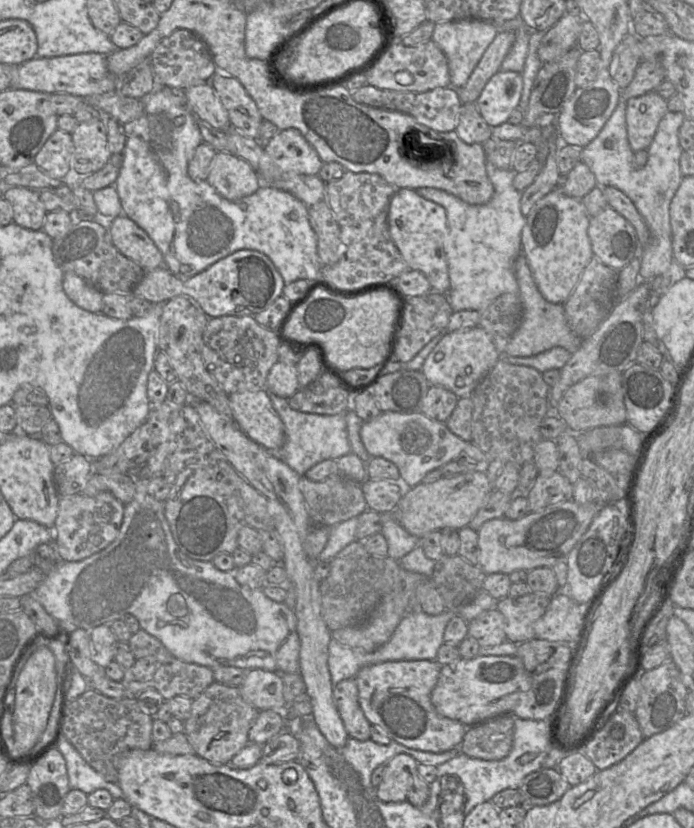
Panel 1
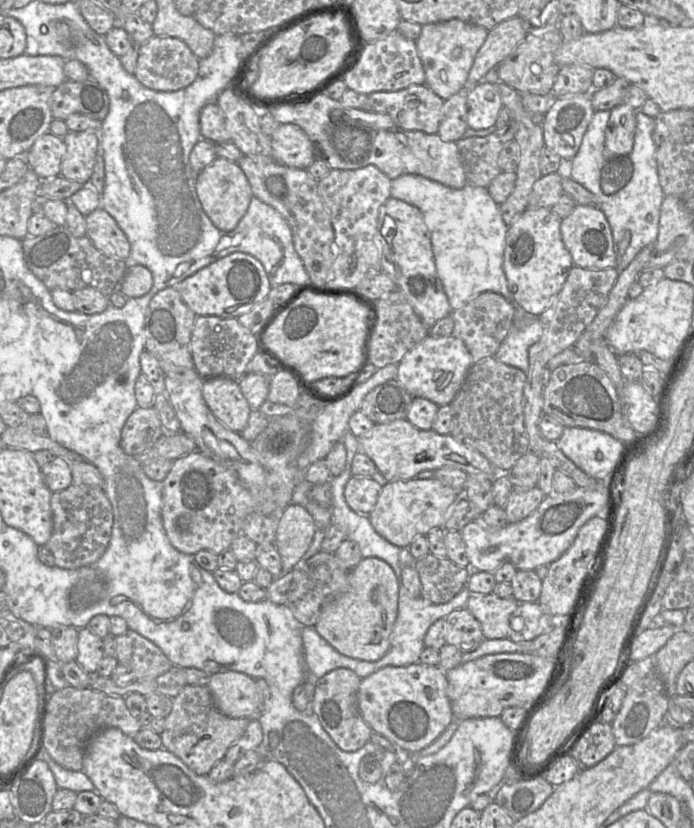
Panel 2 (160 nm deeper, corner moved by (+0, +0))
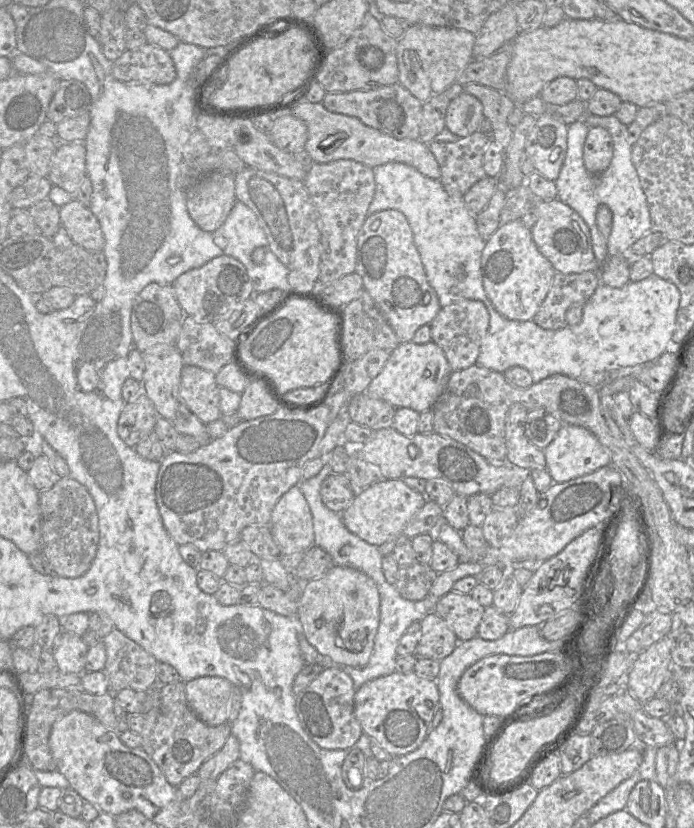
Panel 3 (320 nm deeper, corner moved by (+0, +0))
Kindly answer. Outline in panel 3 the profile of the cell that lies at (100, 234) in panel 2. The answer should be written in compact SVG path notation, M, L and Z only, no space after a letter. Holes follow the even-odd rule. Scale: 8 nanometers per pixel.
M76 199L60 207L61 225L74 244L92 251L102 251L105 238L100 223L90 208Z

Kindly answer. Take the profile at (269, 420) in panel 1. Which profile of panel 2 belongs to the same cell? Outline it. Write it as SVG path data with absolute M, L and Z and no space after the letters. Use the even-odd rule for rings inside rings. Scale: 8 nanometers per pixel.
M225 377L202 378L202 395L213 415L230 430L240 433L252 412L238 381Z

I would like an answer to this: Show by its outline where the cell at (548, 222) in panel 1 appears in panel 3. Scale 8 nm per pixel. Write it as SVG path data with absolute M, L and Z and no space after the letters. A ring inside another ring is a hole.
M520 220L501 225L486 241L481 257L484 290L493 307L509 320L533 320L551 287L556 270L538 250L531 229Z

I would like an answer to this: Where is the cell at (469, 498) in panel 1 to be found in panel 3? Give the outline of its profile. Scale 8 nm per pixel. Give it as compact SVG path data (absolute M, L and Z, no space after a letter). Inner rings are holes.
M402 479L385 480L360 490L341 513L345 527L363 541L374 546L401 537L410 519L428 502L425 494L406 485Z

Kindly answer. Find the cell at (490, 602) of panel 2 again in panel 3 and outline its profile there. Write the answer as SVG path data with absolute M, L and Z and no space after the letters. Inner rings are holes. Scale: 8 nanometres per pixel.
M453 591L442 596L433 610L448 624L460 642L477 637L484 611L485 607L469 594Z

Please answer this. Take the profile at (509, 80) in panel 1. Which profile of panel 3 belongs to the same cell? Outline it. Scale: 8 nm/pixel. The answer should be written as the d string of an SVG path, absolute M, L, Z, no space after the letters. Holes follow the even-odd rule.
M462 91L450 102L445 125L452 133L464 138L478 131L483 118L483 105L480 100L472 94Z

